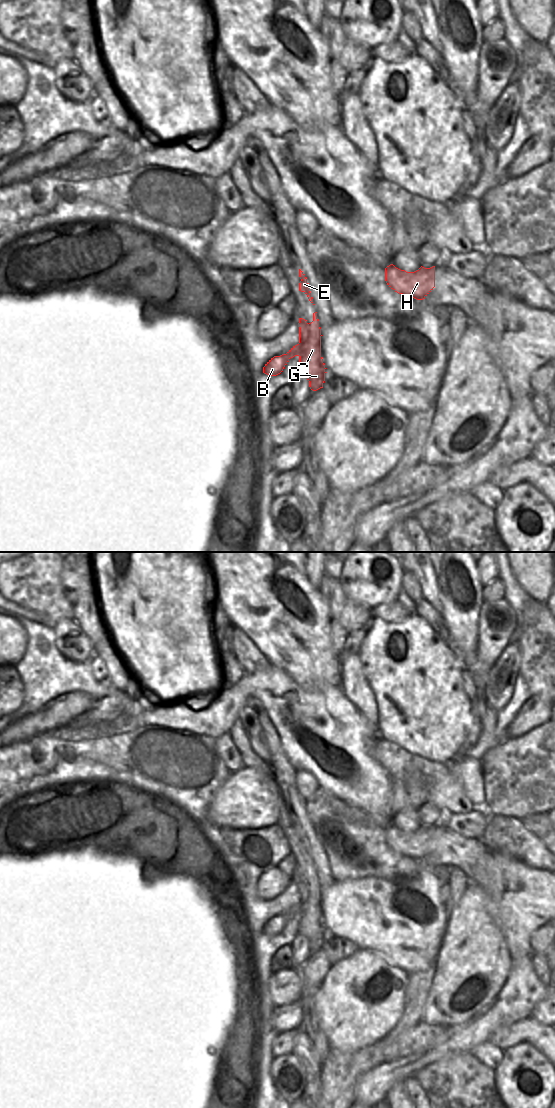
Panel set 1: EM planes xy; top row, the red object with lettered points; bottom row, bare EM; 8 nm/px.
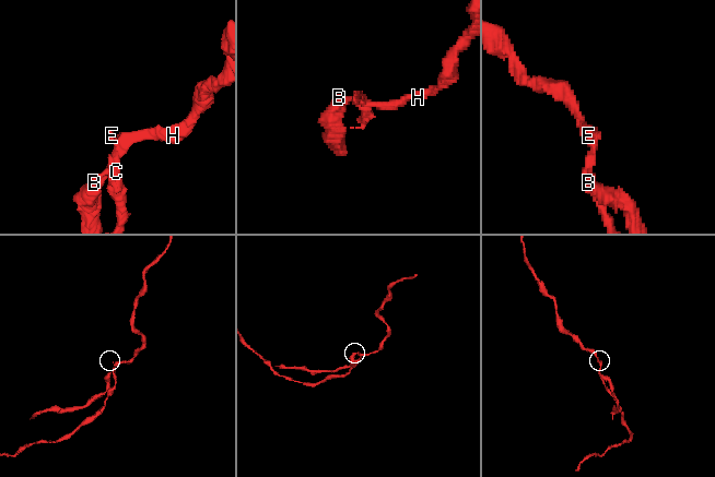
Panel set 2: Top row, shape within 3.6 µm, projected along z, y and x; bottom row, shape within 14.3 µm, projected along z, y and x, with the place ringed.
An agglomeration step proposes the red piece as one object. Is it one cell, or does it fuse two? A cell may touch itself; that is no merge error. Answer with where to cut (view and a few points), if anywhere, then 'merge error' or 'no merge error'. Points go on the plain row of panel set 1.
xy (309, 884), (310, 896), (303, 903), (303, 912), (299, 916) | merge error

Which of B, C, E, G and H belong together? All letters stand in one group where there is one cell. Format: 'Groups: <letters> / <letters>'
Groups: B E H / C G.

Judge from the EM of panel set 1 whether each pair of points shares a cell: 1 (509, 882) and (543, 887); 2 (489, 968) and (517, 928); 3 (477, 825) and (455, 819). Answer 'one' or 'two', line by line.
1: one
2: two
3: one

